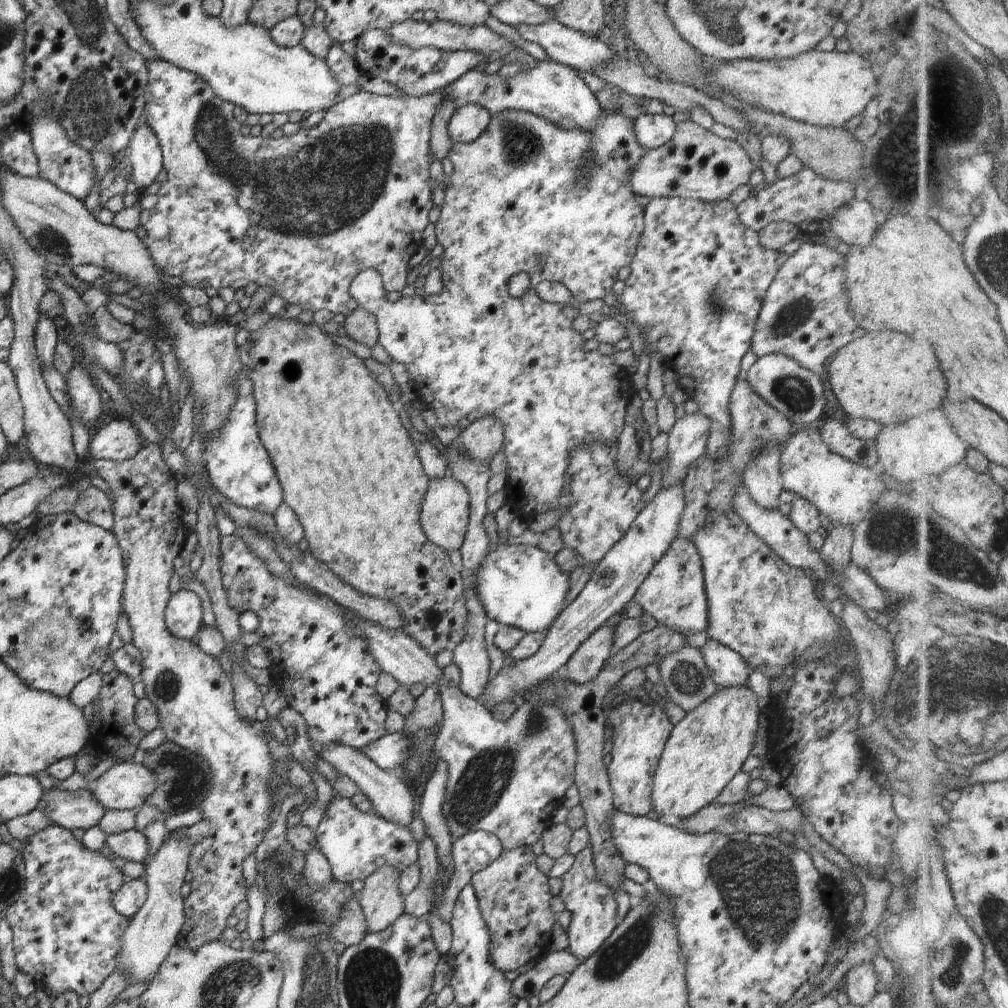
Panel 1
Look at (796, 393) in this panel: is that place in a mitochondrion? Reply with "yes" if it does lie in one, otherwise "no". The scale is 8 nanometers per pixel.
yes

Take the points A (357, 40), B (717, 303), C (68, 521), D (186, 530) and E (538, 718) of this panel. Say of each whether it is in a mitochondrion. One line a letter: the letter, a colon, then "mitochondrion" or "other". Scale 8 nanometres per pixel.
A: other
B: mitochondrion
C: other
D: other
E: mitochondrion

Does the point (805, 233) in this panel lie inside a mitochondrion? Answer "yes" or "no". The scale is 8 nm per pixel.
no

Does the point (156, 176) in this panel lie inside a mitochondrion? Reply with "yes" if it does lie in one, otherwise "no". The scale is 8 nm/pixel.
no

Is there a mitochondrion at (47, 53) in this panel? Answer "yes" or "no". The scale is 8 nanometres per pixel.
no

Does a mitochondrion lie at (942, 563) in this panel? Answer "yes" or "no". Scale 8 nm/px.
yes

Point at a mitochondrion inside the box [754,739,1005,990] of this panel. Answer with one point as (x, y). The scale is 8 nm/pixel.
(957, 964)

